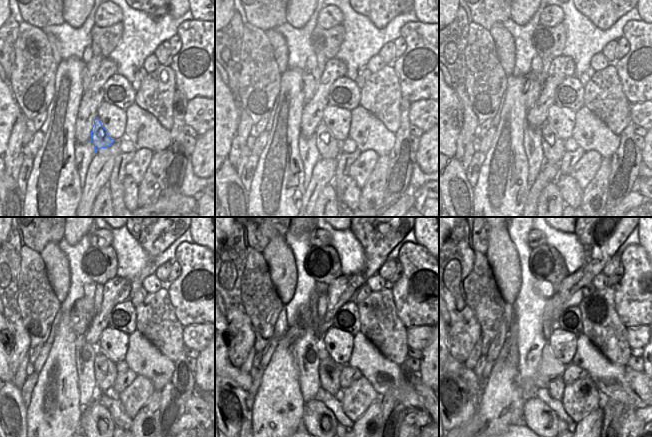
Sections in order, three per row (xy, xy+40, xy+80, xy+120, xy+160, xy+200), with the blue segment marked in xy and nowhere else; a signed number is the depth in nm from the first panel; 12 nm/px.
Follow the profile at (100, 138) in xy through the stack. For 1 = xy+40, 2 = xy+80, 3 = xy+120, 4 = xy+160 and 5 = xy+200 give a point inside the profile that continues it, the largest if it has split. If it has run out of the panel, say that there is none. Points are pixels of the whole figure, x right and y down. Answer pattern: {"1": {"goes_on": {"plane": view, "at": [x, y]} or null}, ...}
{"1": {"goes_on": {"plane": "xy+40", "at": [329, 148]}}, "2": {"goes_on": {"plane": "xy+80", "at": [553, 147]}}, "3": {"goes_on": {"plane": "xy+120", "at": [105, 370]}}, "4": {"goes_on": {"plane": "xy+160", "at": [329, 372]}}, "5": {"goes_on": {"plane": "xy+200", "at": [556, 386]}}}

